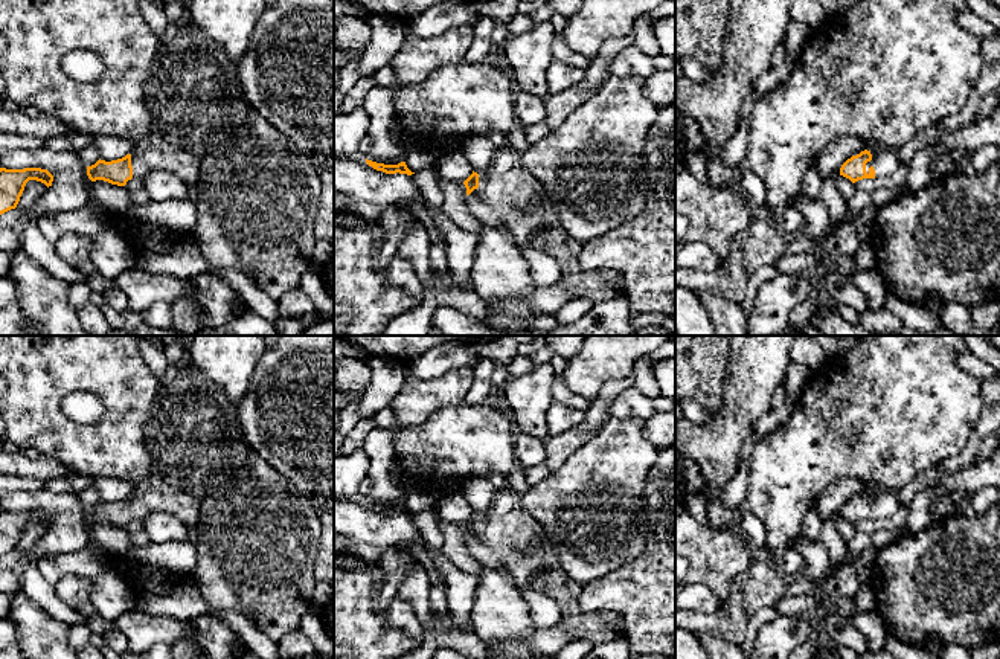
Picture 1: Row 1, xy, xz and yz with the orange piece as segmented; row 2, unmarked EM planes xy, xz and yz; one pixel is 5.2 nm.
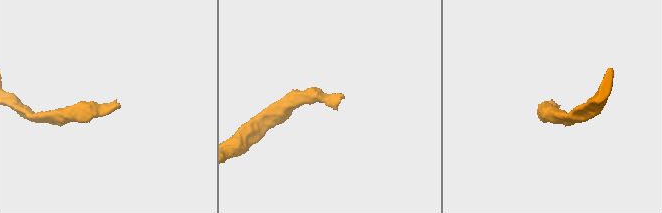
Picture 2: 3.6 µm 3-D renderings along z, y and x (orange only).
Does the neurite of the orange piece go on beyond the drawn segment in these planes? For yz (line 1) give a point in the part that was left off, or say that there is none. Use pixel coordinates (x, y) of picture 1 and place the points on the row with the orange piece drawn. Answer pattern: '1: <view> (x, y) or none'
1: yz (884, 160)

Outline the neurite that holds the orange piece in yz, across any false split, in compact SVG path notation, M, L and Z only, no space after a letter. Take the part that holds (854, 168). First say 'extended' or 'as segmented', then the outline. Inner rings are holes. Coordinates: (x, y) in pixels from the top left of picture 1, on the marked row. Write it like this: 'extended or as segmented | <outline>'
extended | M877 143L873 149L864 149L848 159L840 168L840 175L855 183L863 178L887 177L893 174L899 165L901 162L896 157L895 148Z

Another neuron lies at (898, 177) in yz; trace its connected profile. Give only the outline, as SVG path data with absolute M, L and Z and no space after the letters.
M901 163L899 168L887 177L863 178L854 183L855 189L864 189L869 192L878 188L902 188L909 175L910 165Z

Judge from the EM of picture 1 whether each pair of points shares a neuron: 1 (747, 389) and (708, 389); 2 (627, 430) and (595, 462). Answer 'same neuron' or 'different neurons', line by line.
1: different neurons
2: same neuron

